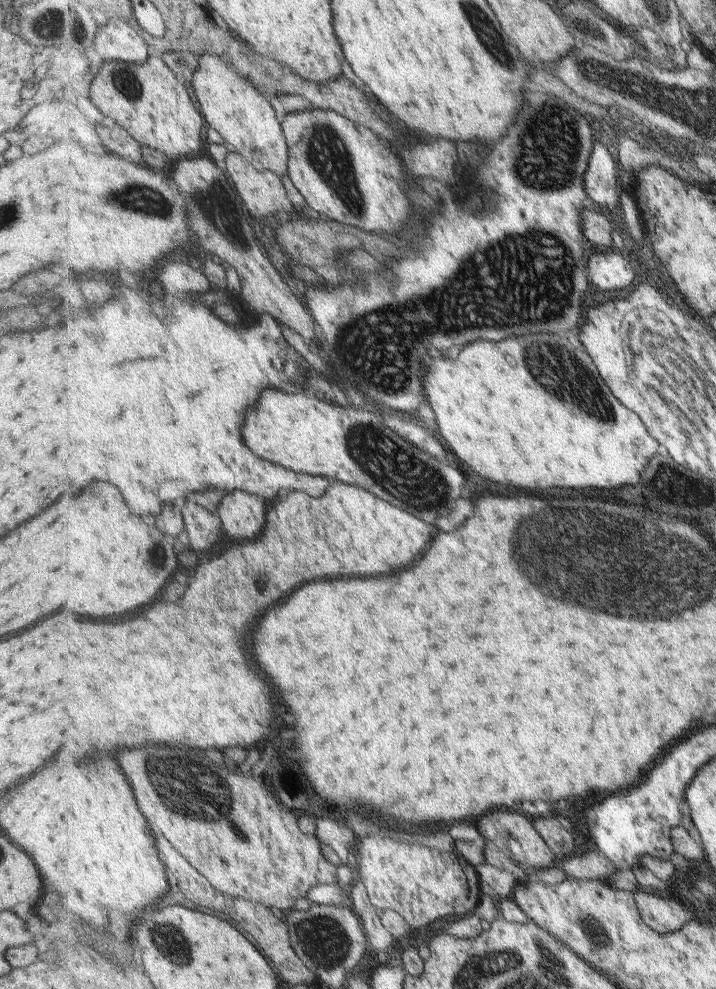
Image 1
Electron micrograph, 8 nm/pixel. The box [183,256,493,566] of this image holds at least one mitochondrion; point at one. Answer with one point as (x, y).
(411, 479)

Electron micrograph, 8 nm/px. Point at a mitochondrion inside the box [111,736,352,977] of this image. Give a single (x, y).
(186, 778)

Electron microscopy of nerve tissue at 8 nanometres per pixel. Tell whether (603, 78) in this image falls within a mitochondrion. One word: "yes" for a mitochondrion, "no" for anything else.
yes

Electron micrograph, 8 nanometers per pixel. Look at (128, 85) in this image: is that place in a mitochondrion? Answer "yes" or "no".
yes

